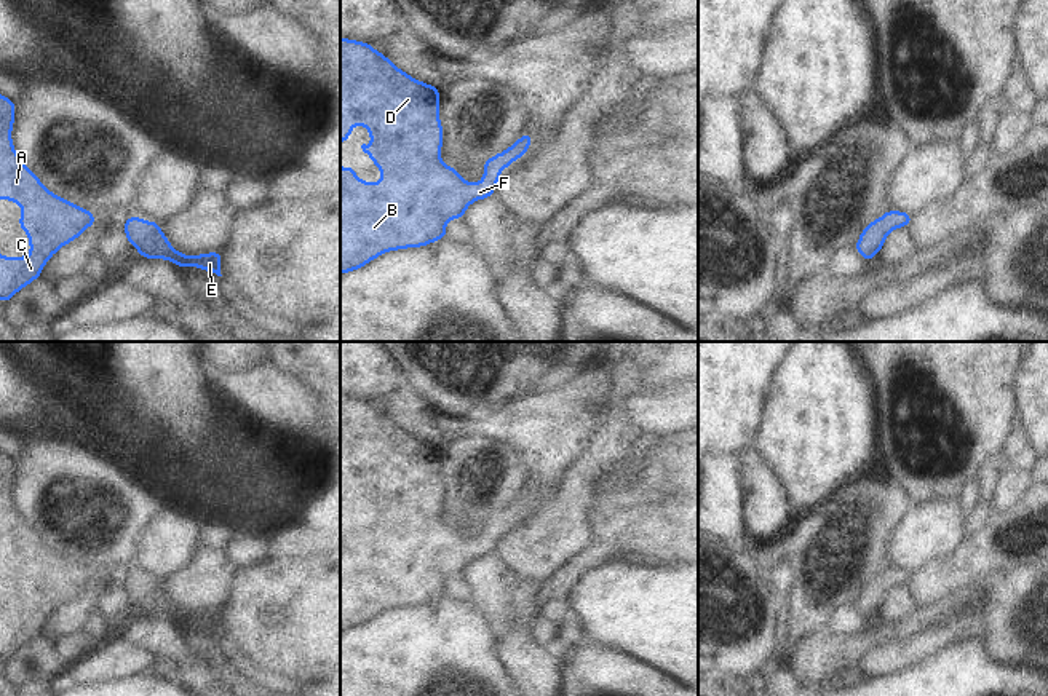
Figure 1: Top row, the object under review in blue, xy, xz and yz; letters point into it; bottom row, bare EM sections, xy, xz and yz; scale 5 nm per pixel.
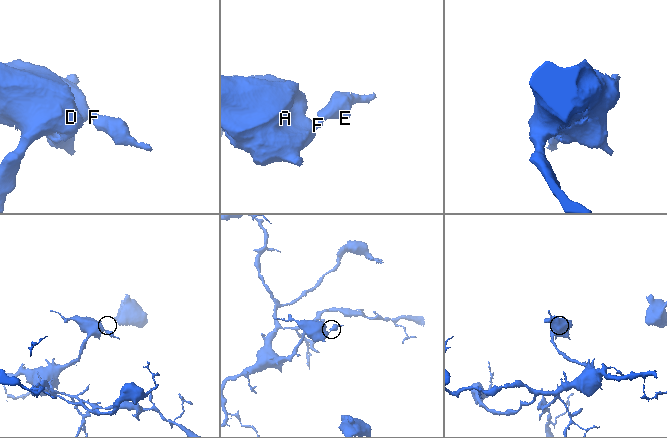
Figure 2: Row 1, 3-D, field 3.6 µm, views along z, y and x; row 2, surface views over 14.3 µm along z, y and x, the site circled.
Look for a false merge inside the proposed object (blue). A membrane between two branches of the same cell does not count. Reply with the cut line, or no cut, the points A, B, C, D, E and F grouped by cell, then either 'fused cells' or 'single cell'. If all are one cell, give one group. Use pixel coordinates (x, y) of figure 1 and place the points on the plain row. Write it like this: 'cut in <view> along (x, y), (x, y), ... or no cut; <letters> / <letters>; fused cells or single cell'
no cut; A B C D E F; single cell

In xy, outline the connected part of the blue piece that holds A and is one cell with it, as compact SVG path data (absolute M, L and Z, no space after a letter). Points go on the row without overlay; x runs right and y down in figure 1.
M0 452L0 554L22 564L19 583L29 591L29 615L0 615L0 658L8 659L18 648L40 635L43 623L64 602L78 595L89 583L97 581L94 571L48 549L14 509L11 485L14 479L14 458Z

